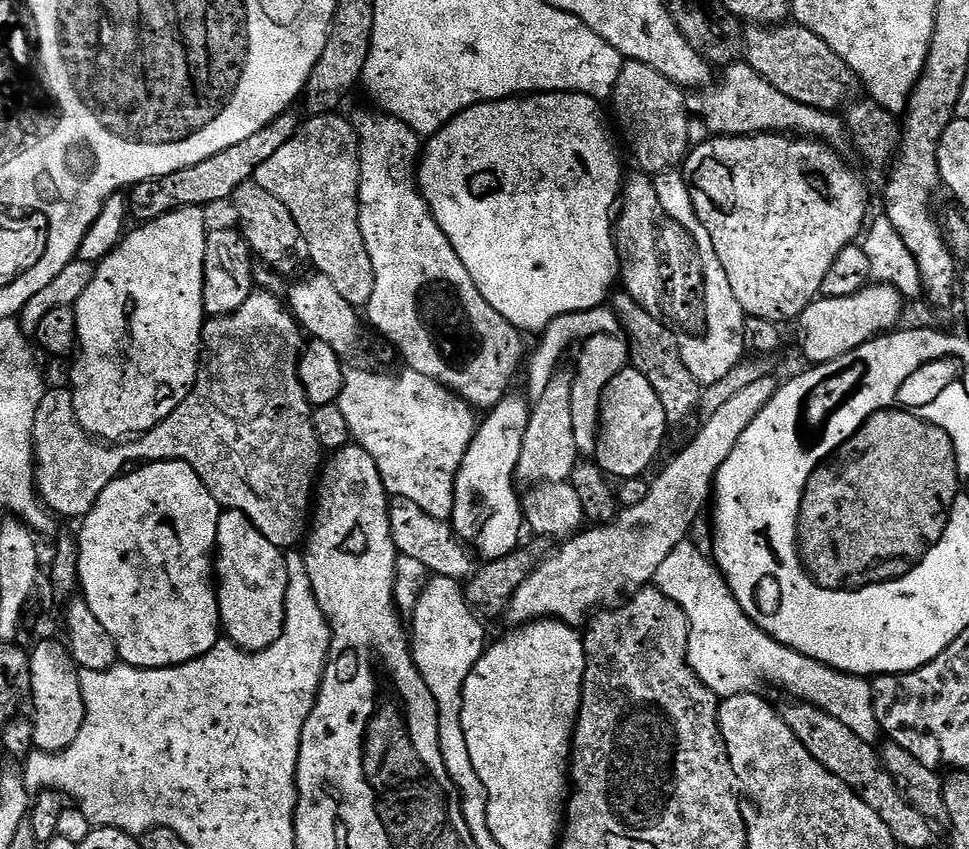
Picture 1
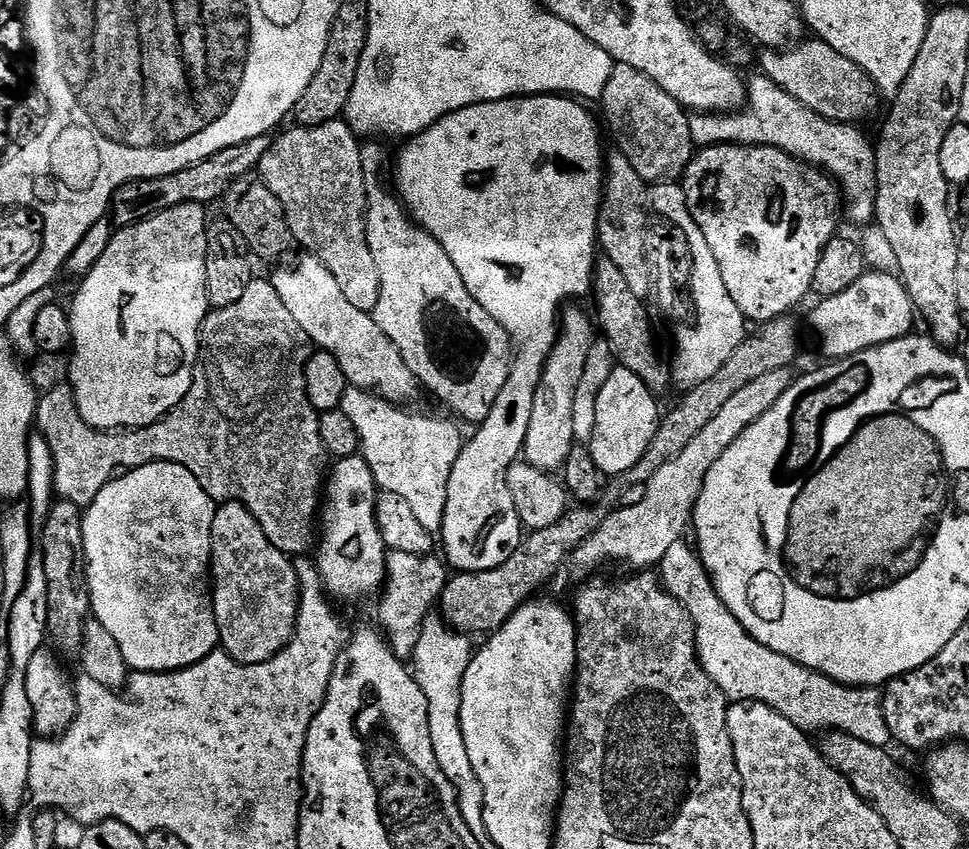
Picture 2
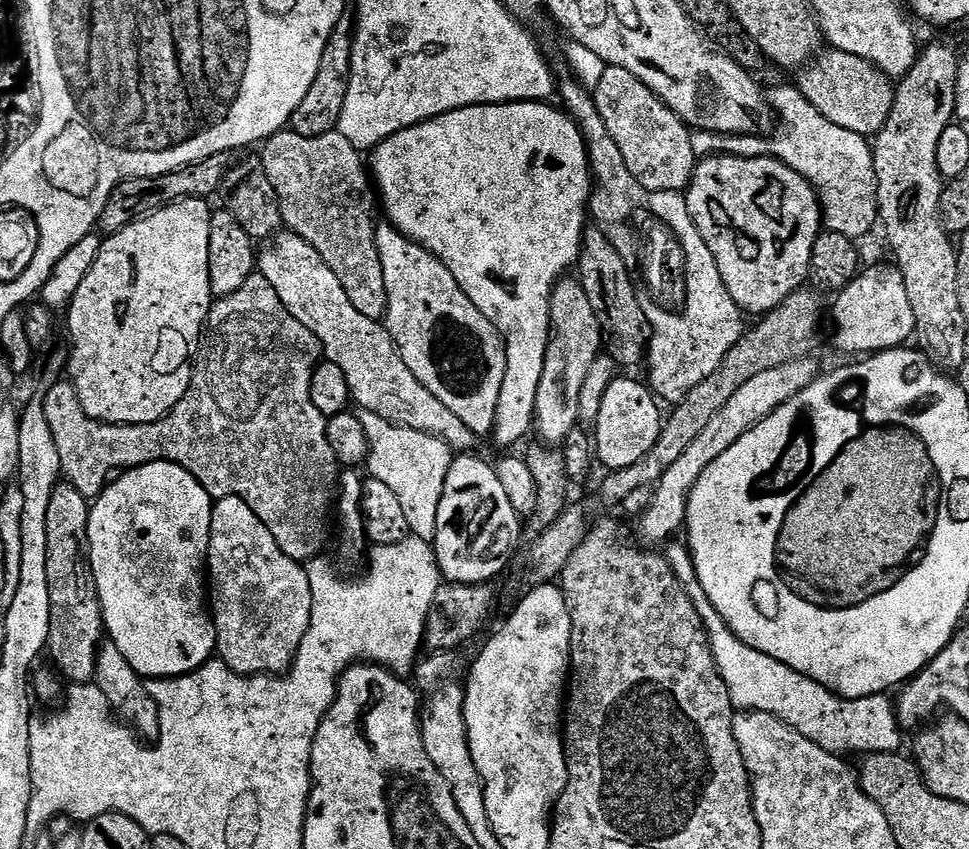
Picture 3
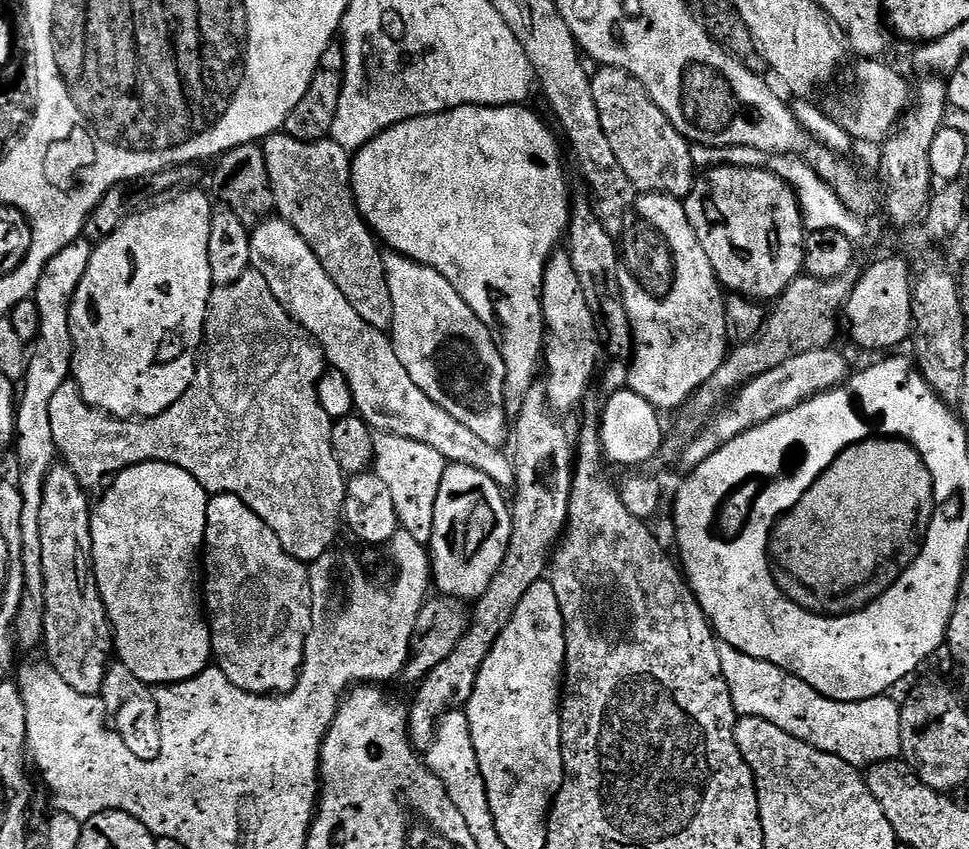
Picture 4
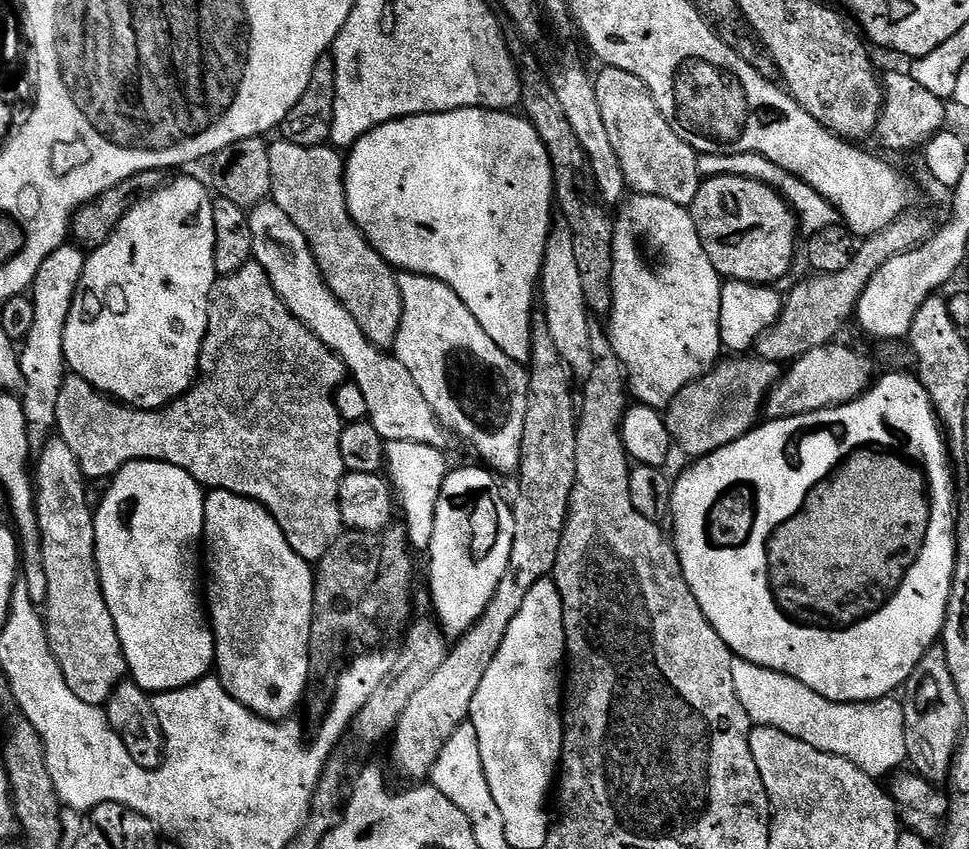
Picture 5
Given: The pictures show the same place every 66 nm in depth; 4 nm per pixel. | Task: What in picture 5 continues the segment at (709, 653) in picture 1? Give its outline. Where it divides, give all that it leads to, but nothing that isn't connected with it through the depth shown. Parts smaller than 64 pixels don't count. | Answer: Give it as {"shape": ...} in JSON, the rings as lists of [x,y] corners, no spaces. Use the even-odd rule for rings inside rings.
{"shape":[[[739,658],[733,659],[730,671],[734,674],[734,694],[738,694],[738,702],[742,702],[742,710],[746,710],[753,725],[782,730],[782,734],[790,734],[790,738],[798,738],[798,742],[806,742],[806,746],[814,746],[814,750],[822,750],[826,754],[846,758],[846,762],[854,762],[858,770],[877,778],[891,777],[905,767],[908,758],[906,718],[904,705],[899,699],[883,696],[881,700],[867,700],[861,704],[839,704],[822,698],[822,694],[814,694],[814,690],[810,690],[810,686],[802,686],[798,678],[790,678],[778,670],[763,668]]]}

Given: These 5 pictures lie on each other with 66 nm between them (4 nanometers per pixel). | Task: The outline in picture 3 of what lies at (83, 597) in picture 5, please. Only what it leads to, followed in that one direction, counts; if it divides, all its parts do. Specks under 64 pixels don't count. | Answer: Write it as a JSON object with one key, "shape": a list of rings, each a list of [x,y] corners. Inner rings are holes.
{"shape":[[[61,482],[50,498],[50,510],[46,513],[46,579],[50,581],[50,638],[46,652],[49,657],[52,655],[52,660],[56,663],[52,663],[55,671],[73,685],[87,684],[95,677],[96,659],[106,636],[98,590],[92,566],[88,562],[89,511],[89,497],[78,494],[72,484]]]}

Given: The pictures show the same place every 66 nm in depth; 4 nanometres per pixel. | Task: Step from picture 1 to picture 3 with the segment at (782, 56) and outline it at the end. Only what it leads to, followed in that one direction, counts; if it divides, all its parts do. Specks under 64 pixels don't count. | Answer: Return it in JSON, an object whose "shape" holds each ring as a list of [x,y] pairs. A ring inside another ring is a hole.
{"shape":[[[834,47],[813,56],[799,69],[798,75],[800,92],[818,113],[835,125],[867,138],[875,137],[882,130],[896,97],[893,81],[887,74],[866,62],[866,58],[846,54]]]}

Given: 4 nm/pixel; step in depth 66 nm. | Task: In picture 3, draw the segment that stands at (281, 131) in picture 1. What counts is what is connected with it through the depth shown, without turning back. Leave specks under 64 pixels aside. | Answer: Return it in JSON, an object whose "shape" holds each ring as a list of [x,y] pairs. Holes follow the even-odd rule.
{"shape":[[[223,152],[210,158],[198,161],[197,164],[186,164],[183,168],[166,173],[165,176],[147,176],[123,180],[110,194],[106,206],[100,215],[99,231],[105,237],[113,236],[126,226],[138,222],[144,216],[154,214],[179,200],[203,200],[212,198],[224,186],[224,179],[234,163],[233,153]]]}

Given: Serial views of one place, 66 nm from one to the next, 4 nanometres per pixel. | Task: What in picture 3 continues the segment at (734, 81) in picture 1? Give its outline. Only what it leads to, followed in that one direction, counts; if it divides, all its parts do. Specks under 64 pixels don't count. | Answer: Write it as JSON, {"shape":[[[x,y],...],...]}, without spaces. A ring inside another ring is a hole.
{"shape":[[[795,85],[770,88],[766,95],[777,120],[777,126],[770,135],[732,136],[693,131],[690,146],[694,154],[698,158],[732,155],[738,158],[773,156],[780,159],[812,183],[821,199],[821,221],[827,231],[845,234],[854,241],[862,240],[874,226],[877,227],[879,219],[878,174],[875,173],[869,139],[823,117]]]}

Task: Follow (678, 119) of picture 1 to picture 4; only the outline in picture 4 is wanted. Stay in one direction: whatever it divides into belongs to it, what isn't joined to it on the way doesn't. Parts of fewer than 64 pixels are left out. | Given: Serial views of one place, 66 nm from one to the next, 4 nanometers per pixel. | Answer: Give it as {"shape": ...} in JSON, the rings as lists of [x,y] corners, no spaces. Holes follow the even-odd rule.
{"shape":[[[603,66],[597,67],[591,77],[602,130],[606,130],[606,139],[637,193],[657,192],[677,198],[691,194],[698,179],[698,169],[691,160],[692,144],[662,114],[642,82],[626,70]]]}

